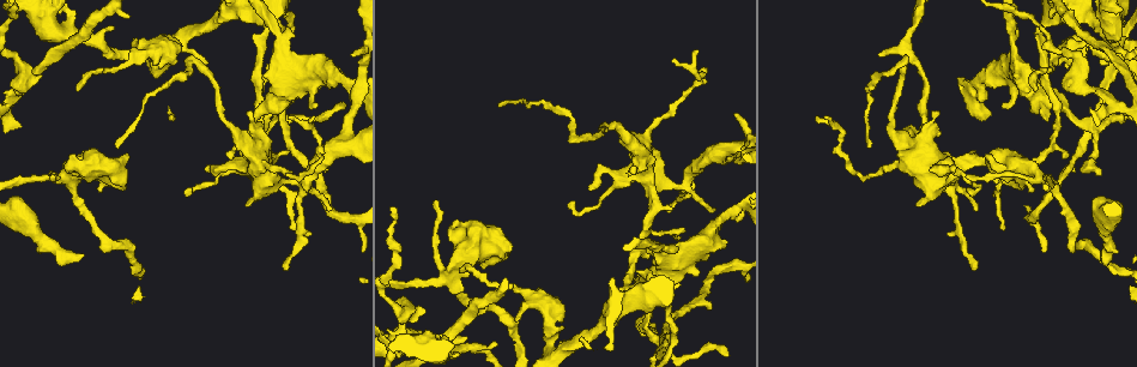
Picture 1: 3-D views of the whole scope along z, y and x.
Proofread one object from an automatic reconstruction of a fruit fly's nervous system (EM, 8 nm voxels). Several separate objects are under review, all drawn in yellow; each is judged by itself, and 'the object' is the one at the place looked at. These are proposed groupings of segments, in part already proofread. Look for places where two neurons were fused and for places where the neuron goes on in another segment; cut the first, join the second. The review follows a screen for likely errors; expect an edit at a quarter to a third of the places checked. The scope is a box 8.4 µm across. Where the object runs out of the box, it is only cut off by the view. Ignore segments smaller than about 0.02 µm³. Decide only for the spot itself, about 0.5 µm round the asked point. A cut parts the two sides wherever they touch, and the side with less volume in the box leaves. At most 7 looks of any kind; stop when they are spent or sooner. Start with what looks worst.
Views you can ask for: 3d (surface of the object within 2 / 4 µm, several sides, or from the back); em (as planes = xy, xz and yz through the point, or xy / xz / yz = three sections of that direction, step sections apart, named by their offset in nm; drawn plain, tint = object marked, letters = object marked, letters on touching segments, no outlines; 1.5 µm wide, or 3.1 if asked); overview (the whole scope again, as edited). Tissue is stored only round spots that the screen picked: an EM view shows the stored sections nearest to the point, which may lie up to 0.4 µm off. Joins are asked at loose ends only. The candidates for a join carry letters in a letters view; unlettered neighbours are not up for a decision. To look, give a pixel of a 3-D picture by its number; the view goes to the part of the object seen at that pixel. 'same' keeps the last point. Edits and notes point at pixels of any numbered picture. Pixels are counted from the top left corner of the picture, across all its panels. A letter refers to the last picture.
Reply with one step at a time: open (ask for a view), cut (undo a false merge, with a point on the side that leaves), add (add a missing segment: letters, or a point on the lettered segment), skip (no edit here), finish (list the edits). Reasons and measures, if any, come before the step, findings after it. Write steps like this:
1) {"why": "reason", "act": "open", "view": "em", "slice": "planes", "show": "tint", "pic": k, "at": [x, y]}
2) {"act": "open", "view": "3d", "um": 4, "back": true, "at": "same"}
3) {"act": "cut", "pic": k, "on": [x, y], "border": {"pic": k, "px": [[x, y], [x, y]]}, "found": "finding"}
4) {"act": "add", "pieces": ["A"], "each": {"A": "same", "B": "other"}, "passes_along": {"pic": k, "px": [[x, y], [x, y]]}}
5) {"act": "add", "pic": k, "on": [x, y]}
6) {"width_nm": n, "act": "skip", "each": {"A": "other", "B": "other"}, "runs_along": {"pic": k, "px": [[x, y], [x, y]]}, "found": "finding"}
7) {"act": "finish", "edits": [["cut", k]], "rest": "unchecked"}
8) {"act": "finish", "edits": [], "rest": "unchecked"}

{"why": "branch stops here", "act": "open", "view": "em", "slice": "planes", "show": "letters", "pic": 1, "at": [82, 255]}

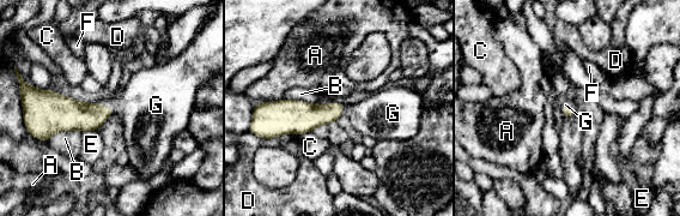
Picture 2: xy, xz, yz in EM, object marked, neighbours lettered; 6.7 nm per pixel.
{"act": "add", "pieces": ["G"], "each": {"A": "other", "B": "other", "C": "other", "D": "other", "E": "other", "F": "other", "G": "same"}, "passes_along": {"pic": 2, "px": [[72, 115], [108, 107], [145, 104]]}, "found": "it goes on there"}

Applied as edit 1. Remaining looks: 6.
{"act": "open", "view": "overview"}

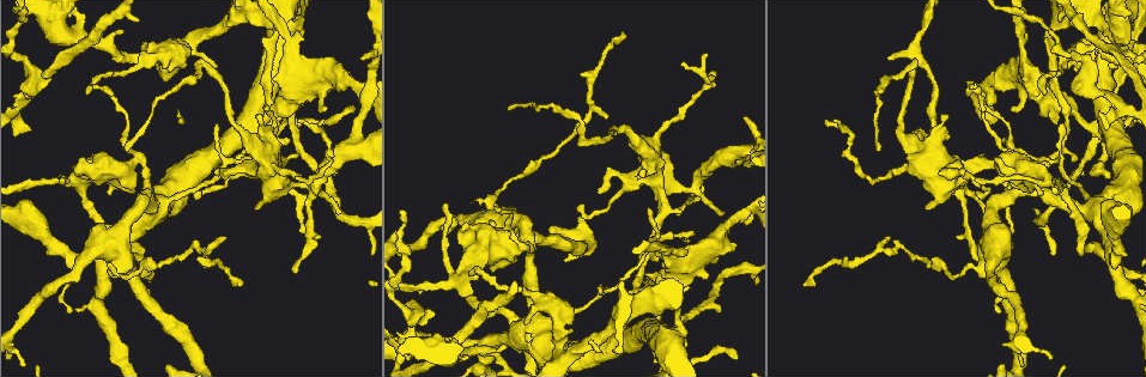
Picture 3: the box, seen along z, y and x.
{"why": "thick turns thin", "act": "open", "view": "3d", "um": 4, "pic": 3, "at": [962, 187]}

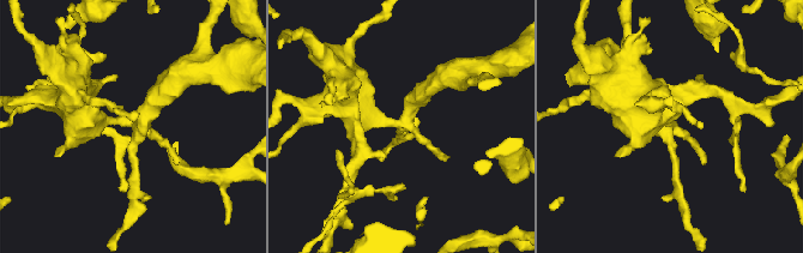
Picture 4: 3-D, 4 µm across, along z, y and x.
{"why": "now the EM", "act": "open", "view": "em", "slice": "xz", "step": 4, "show": "tint", "pic": 4, "at": [407, 117]}

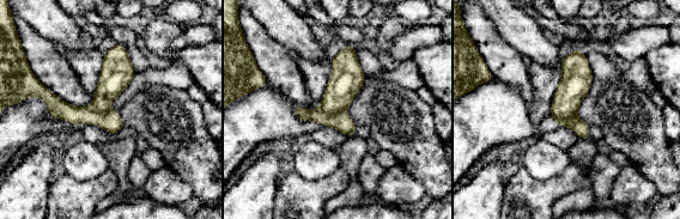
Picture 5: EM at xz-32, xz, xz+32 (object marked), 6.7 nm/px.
{"act": "open", "view": "em", "slice": "planes", "show": "letters", "at": "same"}

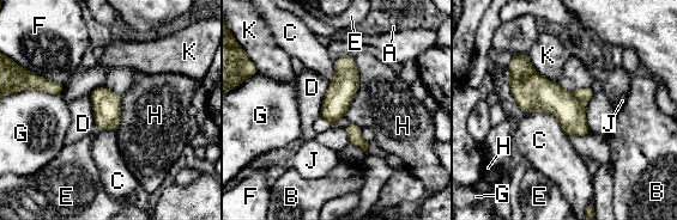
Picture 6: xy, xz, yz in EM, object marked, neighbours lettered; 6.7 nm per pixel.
{"act": "cut", "pic": 6, "on": [541, 93], "each": {"A": "other", "B": "other", "C": "other", "D": "other", "E": "other", "F": "other", "G": "other", "H": "other", "J": "other", "K": "other"}, "border": {"pic": 6, "px": [[572, 92], [581, 102]]}, "found": "a second neuron is stuck on"}

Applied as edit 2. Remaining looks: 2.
{"act": "finish", "edits": [["add", 2], ["cut", 6]], "rest": "unchecked"}

